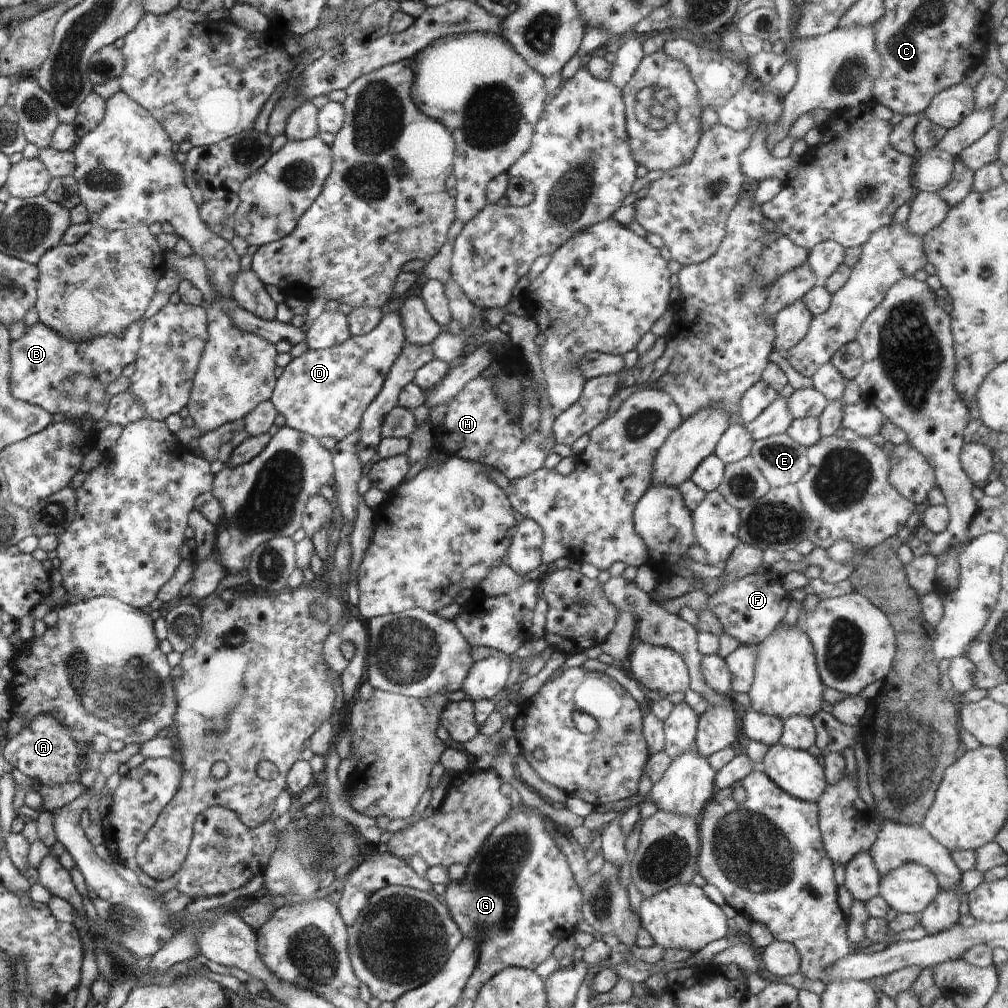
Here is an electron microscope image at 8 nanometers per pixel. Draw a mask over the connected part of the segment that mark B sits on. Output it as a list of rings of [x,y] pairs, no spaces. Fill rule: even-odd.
[[[144,320],[136,321],[130,325],[125,333],[118,337],[115,334],[105,334],[89,341],[70,341],[53,331],[45,324],[38,323],[34,328],[25,331],[25,335],[17,340],[11,340],[10,360],[11,371],[9,385],[14,398],[19,401],[27,401],[42,407],[51,415],[64,414],[67,417],[81,420],[81,416],[87,415],[95,422],[95,428],[106,424],[106,384],[116,380],[122,374],[122,368],[130,362],[135,362],[141,348],[141,333]]]

